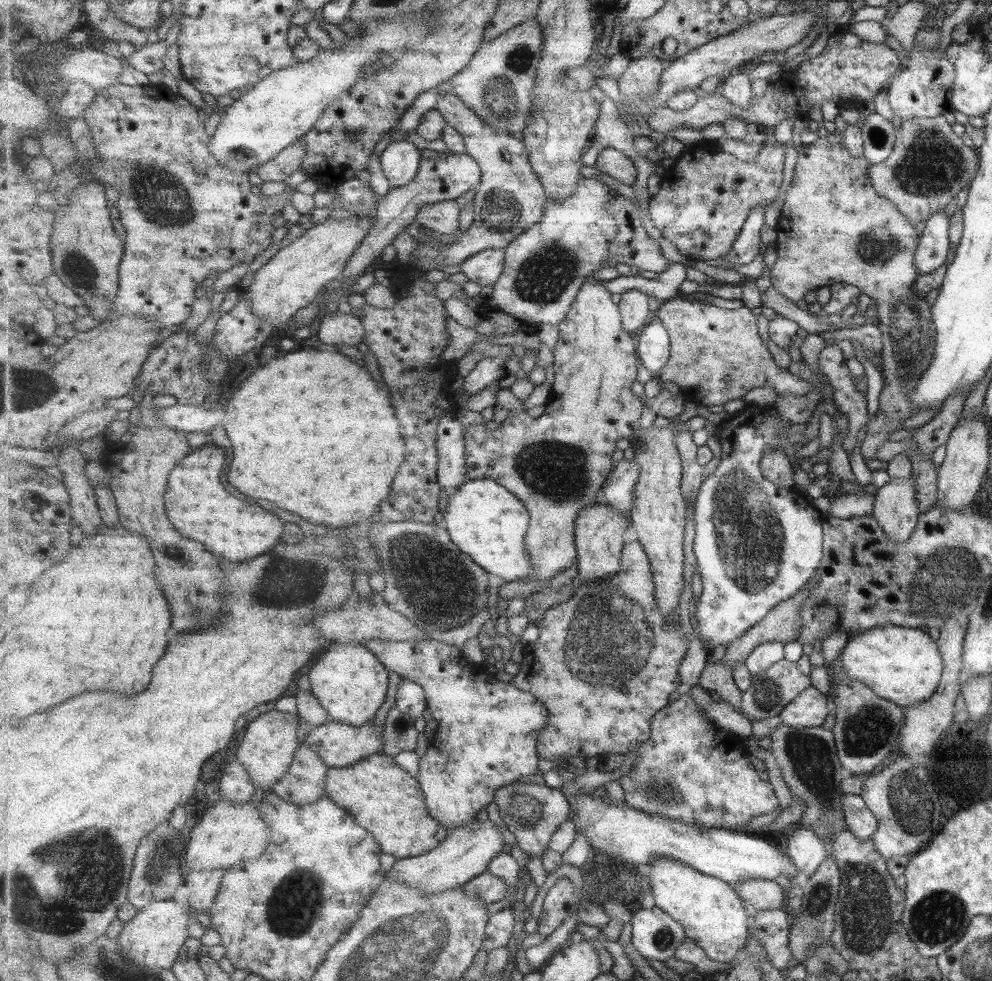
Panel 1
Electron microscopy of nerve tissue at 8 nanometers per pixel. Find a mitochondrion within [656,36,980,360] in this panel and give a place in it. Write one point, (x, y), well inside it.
(931, 166)

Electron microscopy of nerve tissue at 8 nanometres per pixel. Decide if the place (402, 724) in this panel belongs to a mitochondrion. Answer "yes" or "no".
no

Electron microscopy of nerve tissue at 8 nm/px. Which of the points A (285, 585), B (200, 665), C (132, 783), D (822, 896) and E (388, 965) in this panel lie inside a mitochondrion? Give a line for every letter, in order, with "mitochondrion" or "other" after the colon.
A: mitochondrion
B: other
C: other
D: mitochondrion
E: mitochondrion

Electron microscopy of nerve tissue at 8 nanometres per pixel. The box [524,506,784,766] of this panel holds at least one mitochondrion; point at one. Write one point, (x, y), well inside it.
(609, 623)

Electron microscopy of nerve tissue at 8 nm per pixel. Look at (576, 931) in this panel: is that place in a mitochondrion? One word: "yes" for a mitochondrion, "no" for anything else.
no

